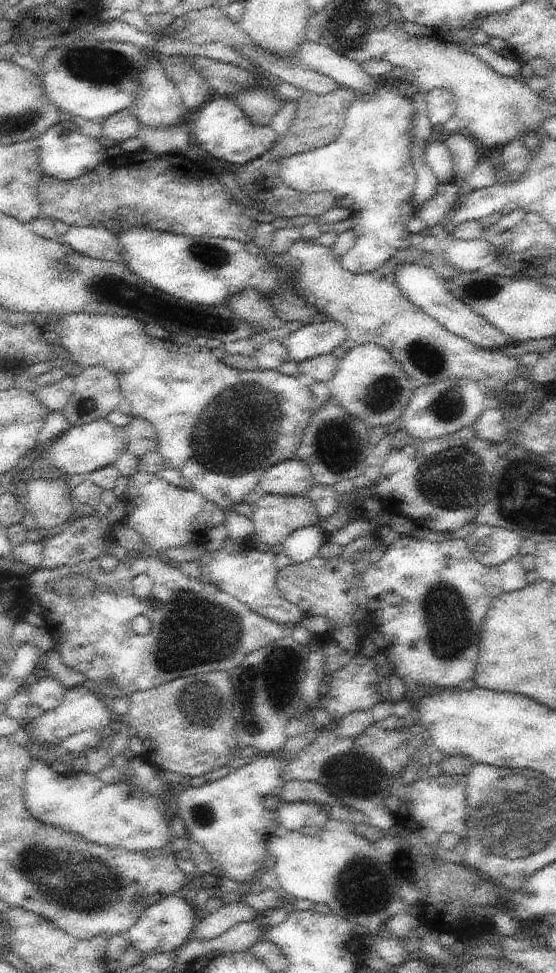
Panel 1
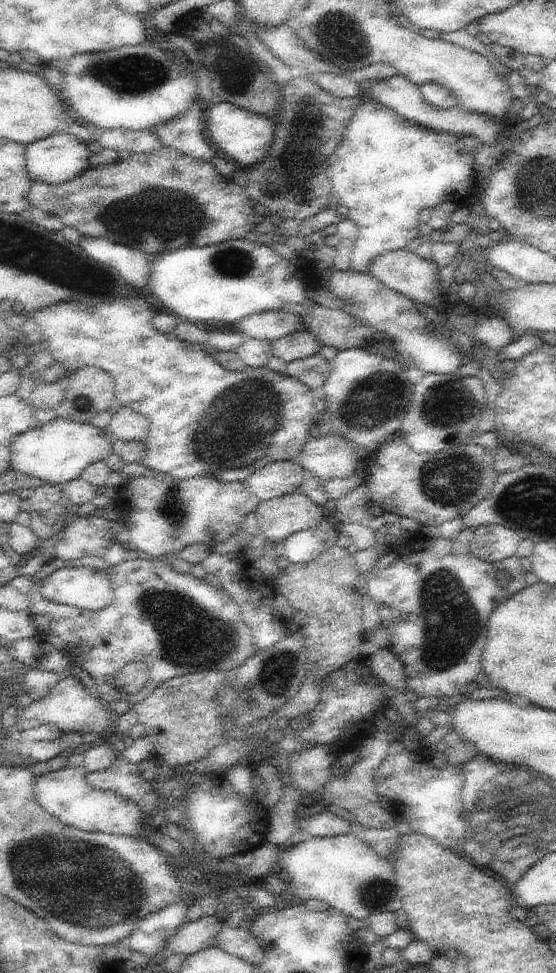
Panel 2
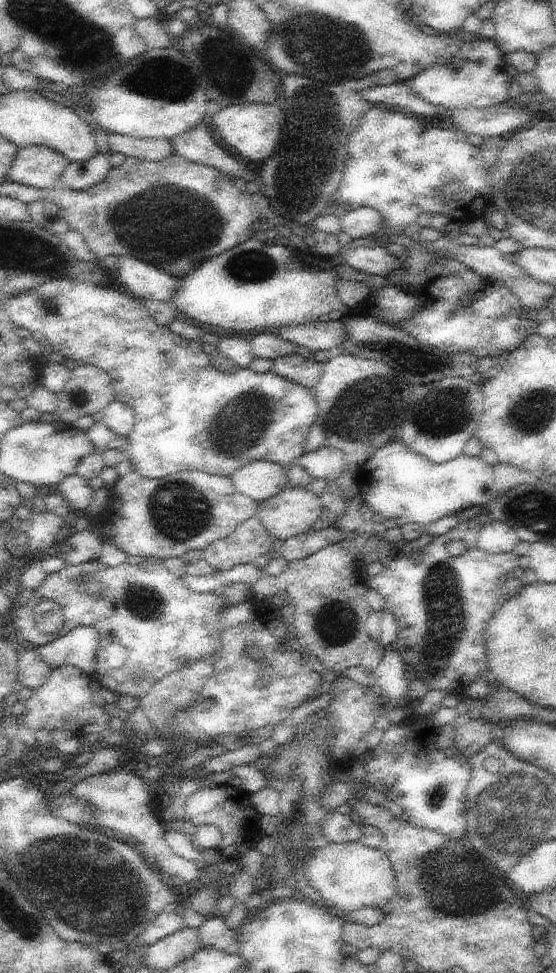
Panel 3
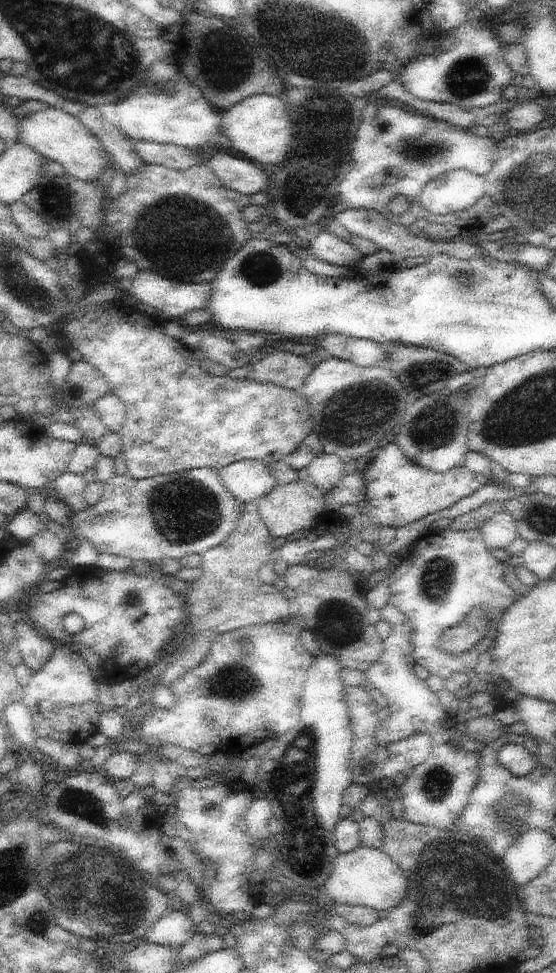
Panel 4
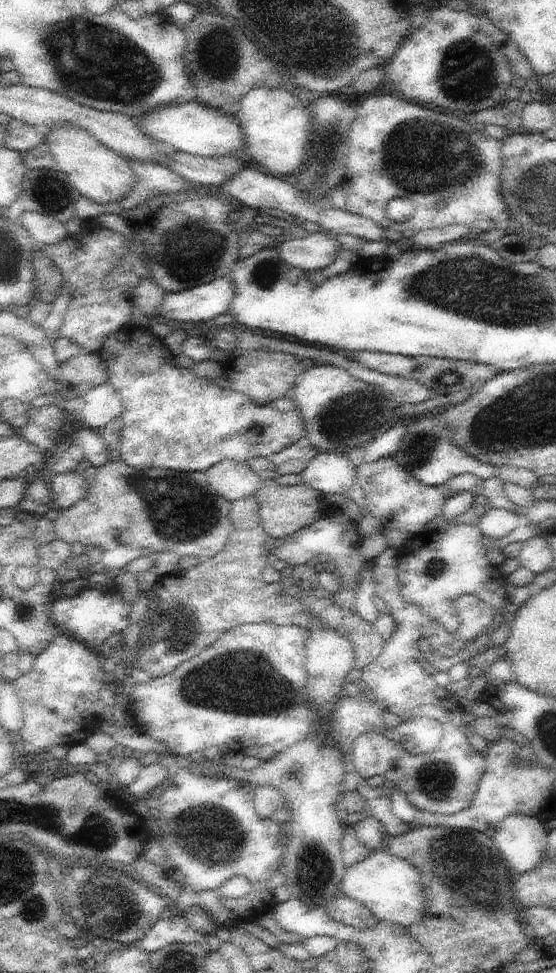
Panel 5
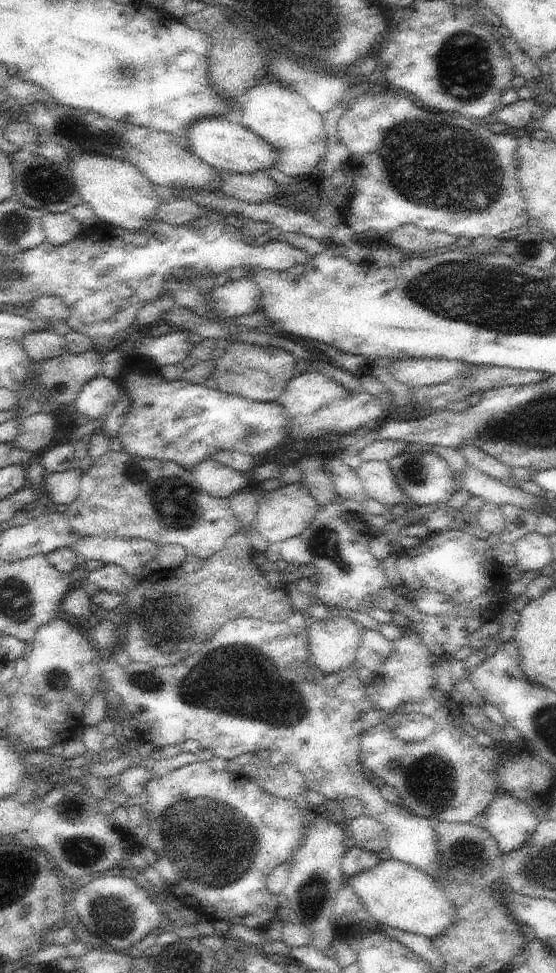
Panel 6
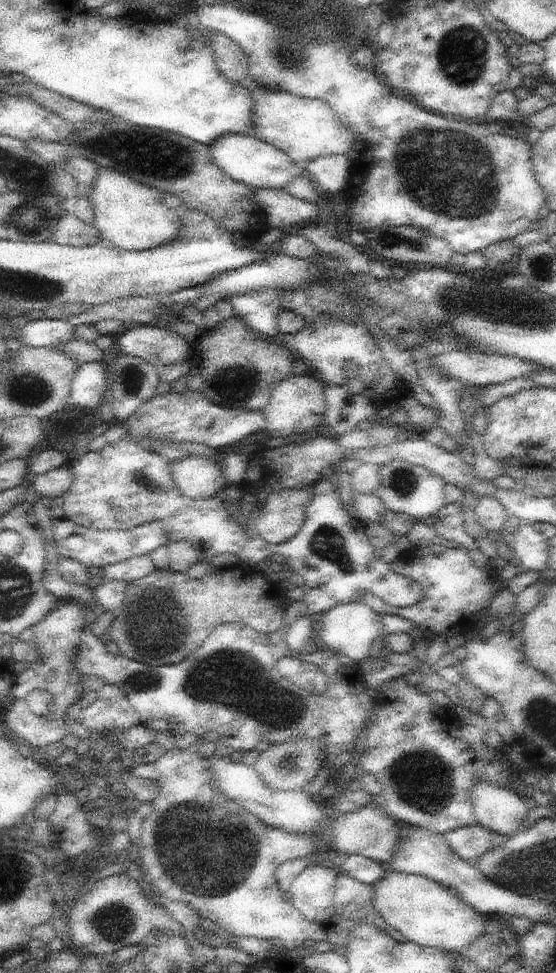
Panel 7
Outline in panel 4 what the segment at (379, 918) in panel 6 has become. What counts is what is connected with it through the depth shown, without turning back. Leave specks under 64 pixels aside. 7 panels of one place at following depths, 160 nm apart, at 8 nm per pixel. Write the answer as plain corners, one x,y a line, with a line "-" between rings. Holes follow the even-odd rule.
360,845
349,853
339,854
334,859
333,869
328,875
326,882
323,884
323,890
326,891
333,899
334,904
340,903
342,905
366,905
378,910
392,910
398,906
399,902
407,893
409,887
408,879
402,869
386,851
382,849
375,849
374,847
367,847

